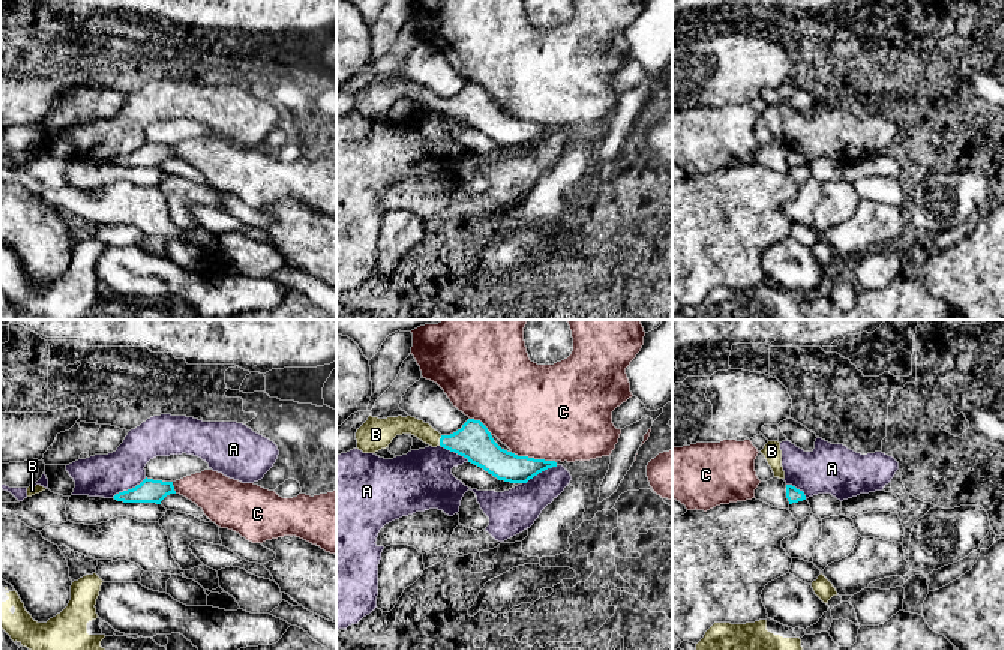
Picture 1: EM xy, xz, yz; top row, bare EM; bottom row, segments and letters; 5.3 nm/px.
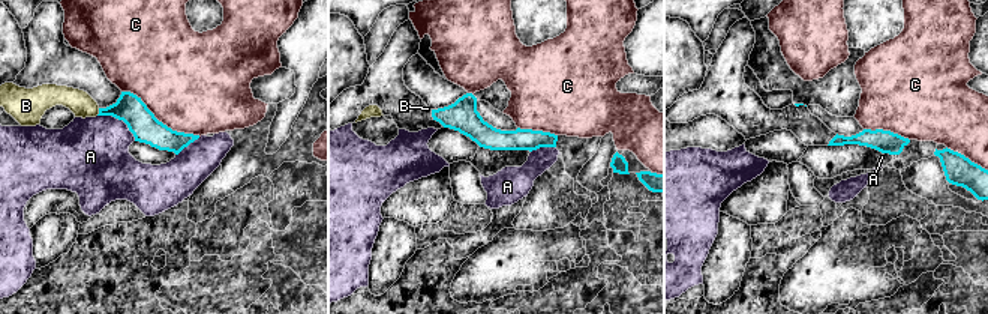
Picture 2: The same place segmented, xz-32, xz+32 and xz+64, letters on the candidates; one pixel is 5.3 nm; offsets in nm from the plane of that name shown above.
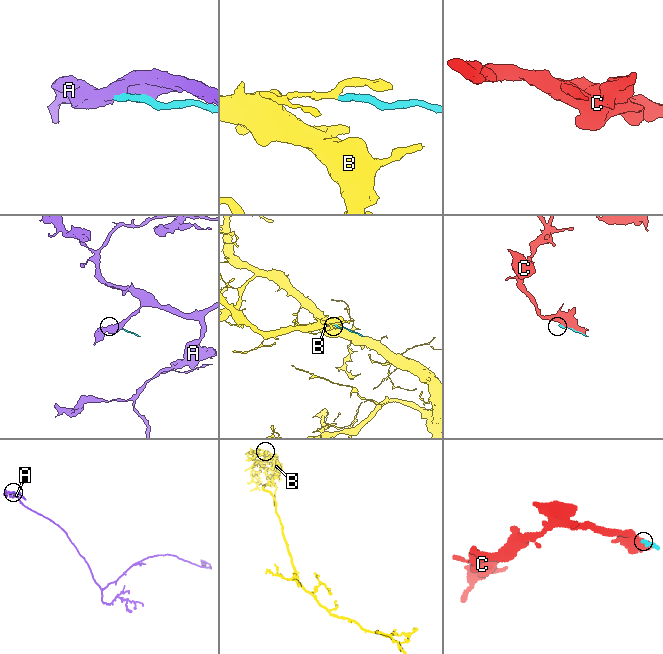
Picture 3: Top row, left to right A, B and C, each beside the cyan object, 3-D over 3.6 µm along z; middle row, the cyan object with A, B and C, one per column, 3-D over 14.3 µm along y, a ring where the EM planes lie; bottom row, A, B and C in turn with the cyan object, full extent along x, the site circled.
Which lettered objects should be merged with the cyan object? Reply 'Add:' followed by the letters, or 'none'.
Add: B

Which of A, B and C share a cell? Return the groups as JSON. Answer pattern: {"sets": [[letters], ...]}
{"sets": [["A"], ["B"], ["C"]]}

